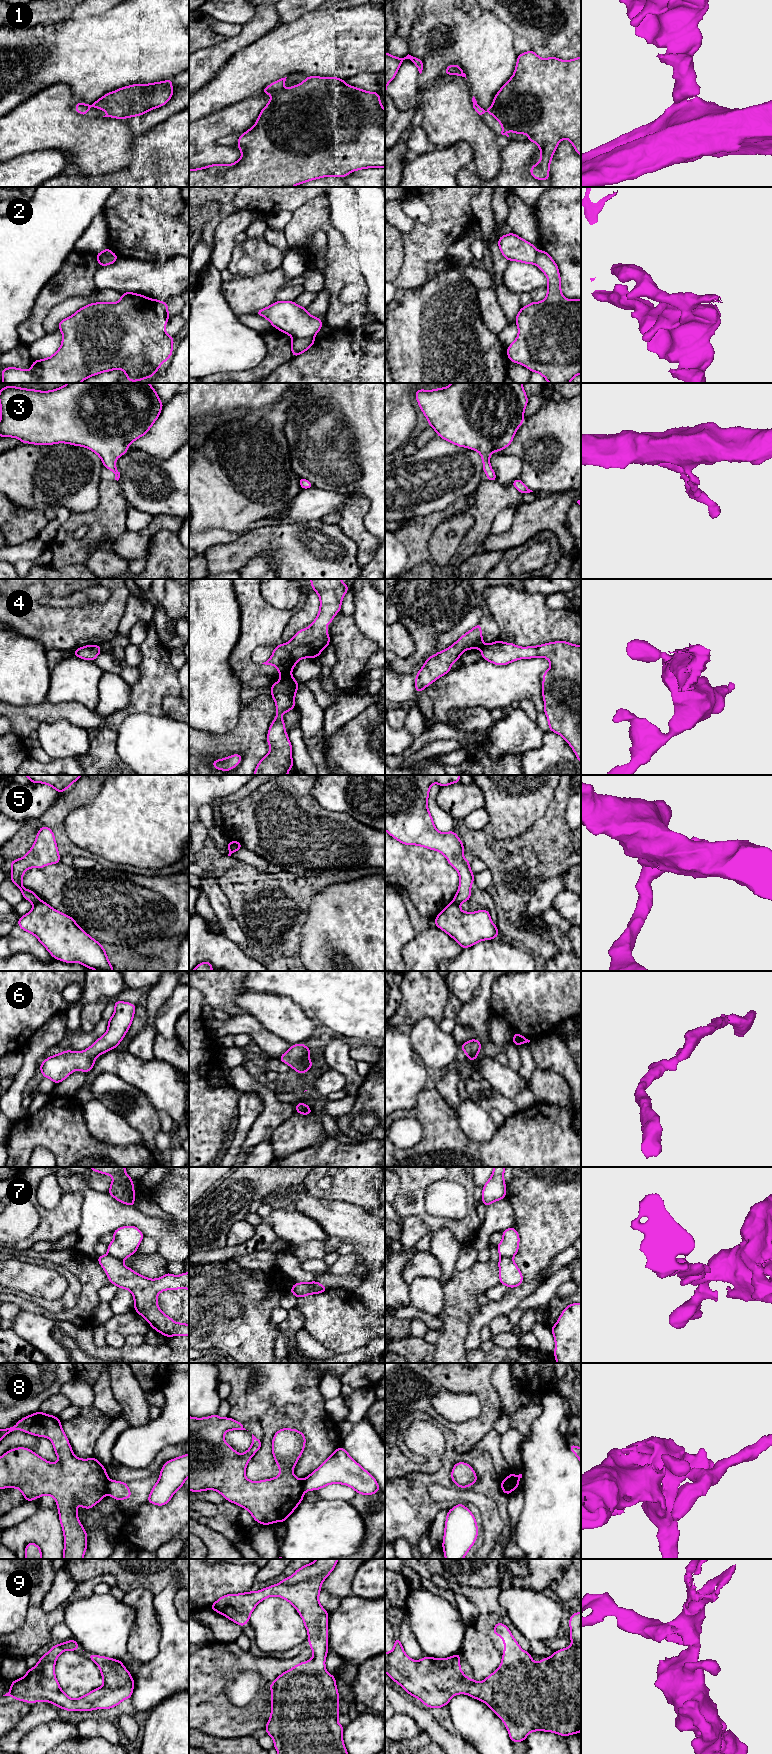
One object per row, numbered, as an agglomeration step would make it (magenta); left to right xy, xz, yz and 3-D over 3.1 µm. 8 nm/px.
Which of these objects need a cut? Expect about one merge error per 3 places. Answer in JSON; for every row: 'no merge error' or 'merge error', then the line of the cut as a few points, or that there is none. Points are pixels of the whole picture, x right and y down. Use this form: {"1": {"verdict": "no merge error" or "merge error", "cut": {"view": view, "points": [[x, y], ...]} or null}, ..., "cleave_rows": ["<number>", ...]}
{"1": {"verdict": "no merge error", "cut": null}, "2": {"verdict": "merge error", "cut": {"view": "xy", "points": [[116, 255], [100, 255], [97, 259]]}}, "3": {"verdict": "no merge error", "cut": null}, "4": {"verdict": "merge error", "cut": {"view": "xz", "points": [[290, 674], [282, 678]]}}, "5": {"verdict": "merge error", "cut": {"view": "xz", "points": [[229, 842], [237, 849]]}}, "6": {"verdict": "no merge error", "cut": null}, "7": {"verdict": "merge error", "cut": {"view": "xz", "points": [[311, 1283], [309, 1292], [301, 1296]]}}, "8": {"verdict": "merge error", "cut": {"view": "yz", "points": [[502, 1480], [506, 1480], [509, 1483], [511, 1491]]}}, "9": {"verdict": "no merge error", "cut": null}, "cleave_rows": ["2", "4", "5", "7", "8"]}

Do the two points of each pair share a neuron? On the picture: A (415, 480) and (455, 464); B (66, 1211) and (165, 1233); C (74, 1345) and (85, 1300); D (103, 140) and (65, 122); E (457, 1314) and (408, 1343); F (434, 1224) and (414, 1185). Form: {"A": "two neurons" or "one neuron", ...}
{"A": "one neuron", "B": "two neurons", "C": "two neurons", "D": "one neuron", "E": "two neurons", "F": "one neuron"}

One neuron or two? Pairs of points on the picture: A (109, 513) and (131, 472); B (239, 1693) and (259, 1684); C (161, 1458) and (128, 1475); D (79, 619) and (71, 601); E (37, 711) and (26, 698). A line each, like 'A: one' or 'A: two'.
A: two
B: one
C: one
D: two
E: two

